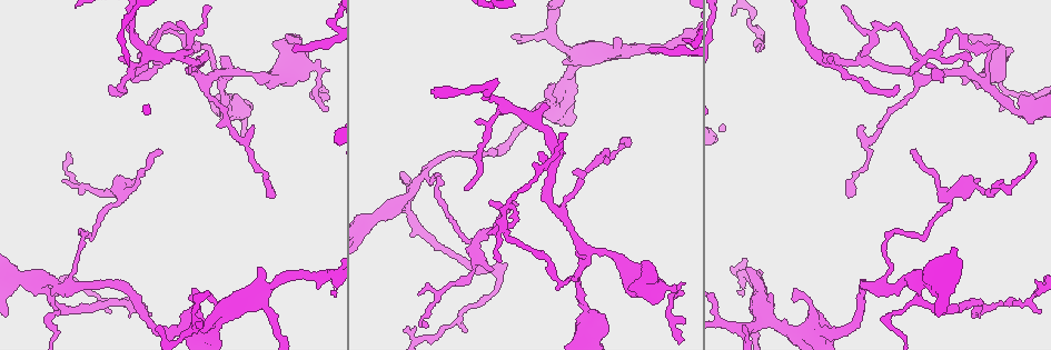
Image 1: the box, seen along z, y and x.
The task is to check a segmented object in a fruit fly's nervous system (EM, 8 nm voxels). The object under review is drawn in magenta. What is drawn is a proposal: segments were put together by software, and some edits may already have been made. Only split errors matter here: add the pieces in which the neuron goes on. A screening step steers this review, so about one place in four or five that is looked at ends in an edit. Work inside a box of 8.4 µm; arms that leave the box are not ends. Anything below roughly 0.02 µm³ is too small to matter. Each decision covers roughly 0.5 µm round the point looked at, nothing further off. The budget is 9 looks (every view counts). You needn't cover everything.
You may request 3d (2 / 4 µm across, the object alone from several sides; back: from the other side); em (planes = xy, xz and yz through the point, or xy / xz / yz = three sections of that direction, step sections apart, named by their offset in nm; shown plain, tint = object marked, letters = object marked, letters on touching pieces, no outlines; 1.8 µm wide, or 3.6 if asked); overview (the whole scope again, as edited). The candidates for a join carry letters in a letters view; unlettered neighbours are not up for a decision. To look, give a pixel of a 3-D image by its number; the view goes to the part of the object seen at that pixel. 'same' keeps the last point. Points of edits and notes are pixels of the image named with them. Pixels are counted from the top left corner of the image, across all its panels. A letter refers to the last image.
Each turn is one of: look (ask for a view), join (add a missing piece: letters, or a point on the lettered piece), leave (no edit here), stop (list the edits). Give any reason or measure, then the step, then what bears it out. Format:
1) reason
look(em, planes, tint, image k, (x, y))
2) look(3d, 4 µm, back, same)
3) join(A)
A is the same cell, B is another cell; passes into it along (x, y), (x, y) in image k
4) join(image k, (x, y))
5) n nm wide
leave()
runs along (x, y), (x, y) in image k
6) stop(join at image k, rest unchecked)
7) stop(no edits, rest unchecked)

free end
look(em, xz, step 8, letters, image 1, (291, 35))

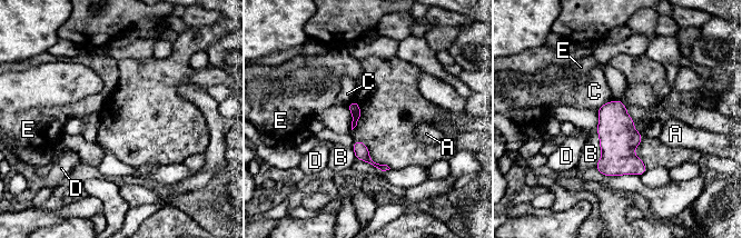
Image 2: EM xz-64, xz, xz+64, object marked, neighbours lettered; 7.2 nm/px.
another direction
look(em, planes, letters, same)

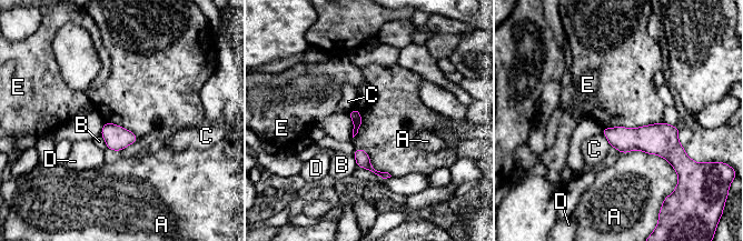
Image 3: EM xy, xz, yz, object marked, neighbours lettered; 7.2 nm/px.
leave()
A, B, C, D and E are other cells; border along (602, 131), (611, 146) in image 3; none of them fits

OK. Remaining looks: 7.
arms part here
look(em, planes, tint, image 1, (504, 214))

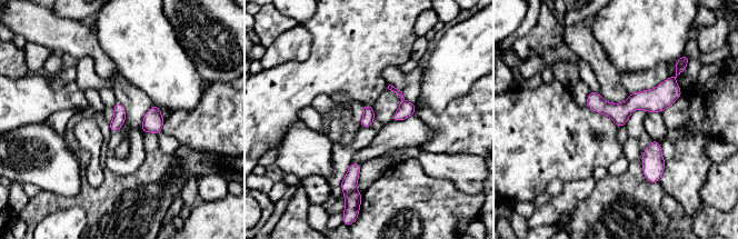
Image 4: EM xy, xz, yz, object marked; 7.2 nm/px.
see the neighbours
look(em, planes, letters, same)

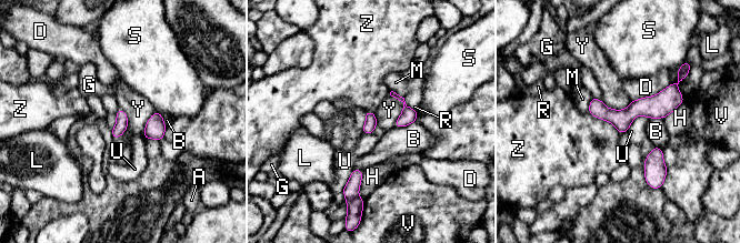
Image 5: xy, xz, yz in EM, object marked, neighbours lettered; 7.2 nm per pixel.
80 nm wide
leave()
A, B, D, G, H, L, M, R, S, U, V, Y and Z are other cells; runs along (674, 85), (654, 107), (591, 110) in image 5; no lettered piece goes on from it

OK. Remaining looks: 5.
thin end
look(em, planes, plain, image 1, (161, 152))

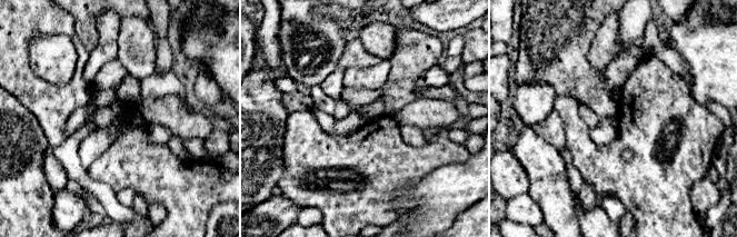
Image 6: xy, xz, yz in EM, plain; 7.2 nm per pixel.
see the neighbours
look(em, planes, letters, same)

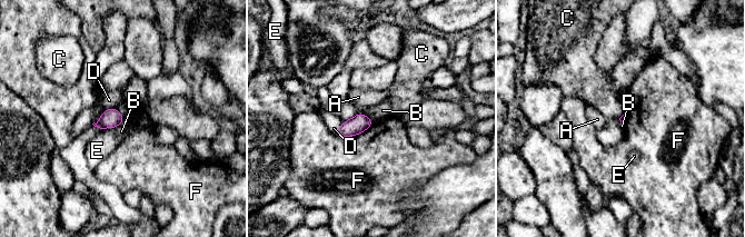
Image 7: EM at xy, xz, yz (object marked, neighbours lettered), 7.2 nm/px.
leave()
A, B, C, D, E and F are other cells; border along (125, 119), (110, 128) in image 7; no lettered piece goes on from it

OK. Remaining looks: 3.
sharp bend
look(3d, 2 µm, image 1, (49, 317))

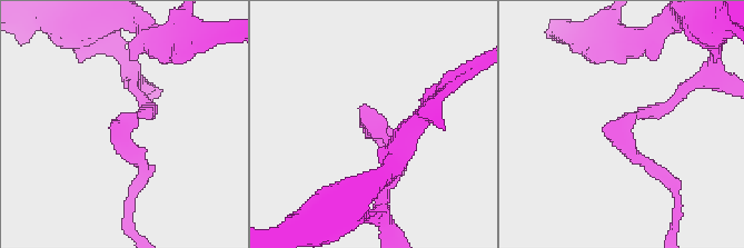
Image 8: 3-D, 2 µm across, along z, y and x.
look(em, planes, letters, image 8, (375, 127))

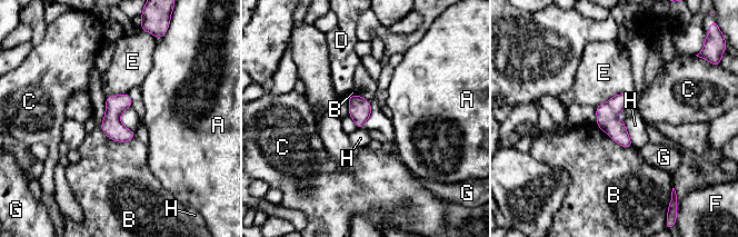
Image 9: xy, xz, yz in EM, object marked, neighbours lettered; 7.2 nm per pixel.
leave()
A, B, C, D, E, F, G and H are other cells; no lettered piece goes on from it

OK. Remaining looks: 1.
stop(no edits, rest unchecked)

